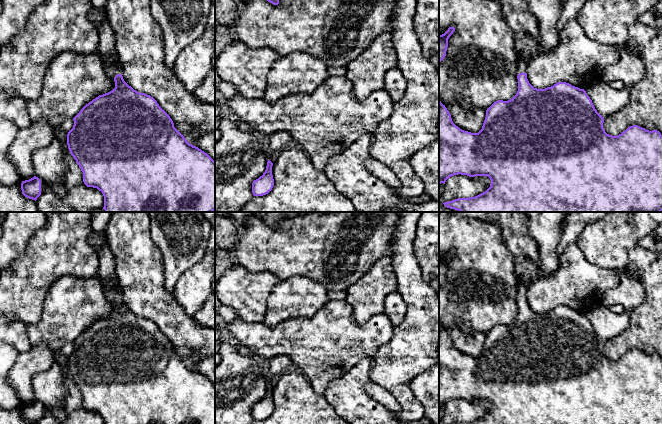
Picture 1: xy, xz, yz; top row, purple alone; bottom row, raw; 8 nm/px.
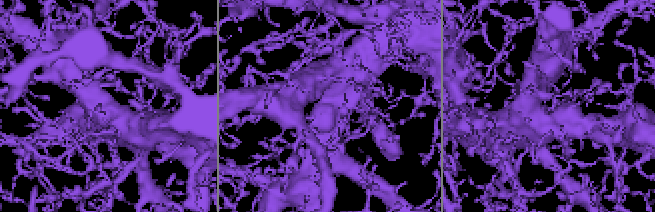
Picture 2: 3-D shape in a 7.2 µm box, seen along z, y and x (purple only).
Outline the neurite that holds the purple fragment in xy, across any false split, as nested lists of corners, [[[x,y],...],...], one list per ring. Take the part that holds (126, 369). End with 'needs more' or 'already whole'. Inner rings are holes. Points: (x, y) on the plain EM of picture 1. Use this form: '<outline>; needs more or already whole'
[[[107,241],[100,251],[97,251],[99,258],[98,276],[103,281],[104,294],[109,302],[115,305],[115,312],[103,319],[99,319],[86,328],[73,342],[73,352],[67,358],[67,369],[71,379],[76,384],[83,396],[83,406],[87,411],[97,412],[102,416],[104,424],[215,424],[215,385],[204,375],[190,368],[184,360],[174,351],[170,340],[159,330],[157,325],[145,317],[139,317],[129,310],[123,303],[122,290],[119,287],[116,277],[116,262],[114,255],[109,248]]]; needs more

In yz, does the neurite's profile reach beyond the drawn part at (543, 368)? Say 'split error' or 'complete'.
split error

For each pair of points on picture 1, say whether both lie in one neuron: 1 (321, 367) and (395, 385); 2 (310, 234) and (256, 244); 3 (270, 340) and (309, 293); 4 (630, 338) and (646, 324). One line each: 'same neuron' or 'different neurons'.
1: different neurons
2: same neuron
3: different neurons
4: same neuron

